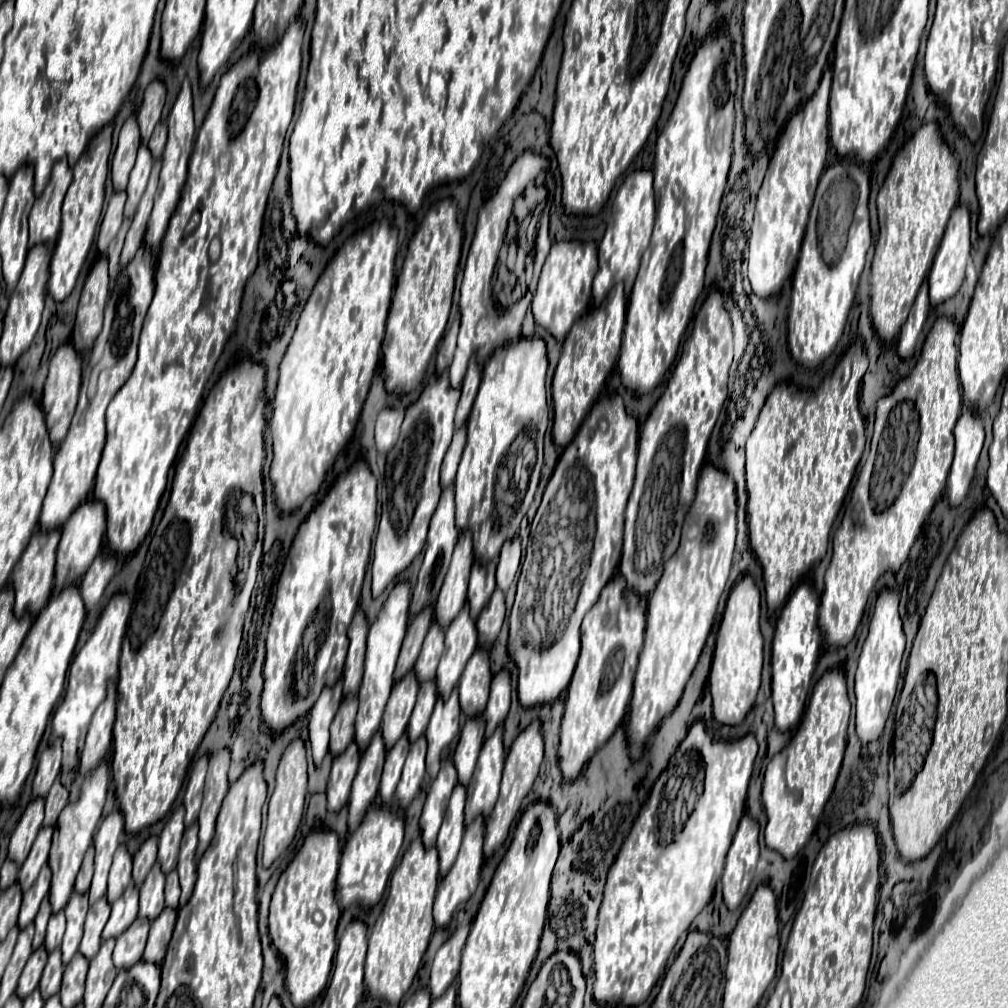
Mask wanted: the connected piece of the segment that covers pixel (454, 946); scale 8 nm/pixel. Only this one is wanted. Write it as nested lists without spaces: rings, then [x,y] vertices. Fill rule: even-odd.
[[[461,912],[461,916],[457,916],[455,934],[451,934],[451,938],[439,948],[431,968],[431,982],[429,982],[431,998],[439,998],[455,982],[461,964],[461,950],[469,934],[469,922],[471,916]]]

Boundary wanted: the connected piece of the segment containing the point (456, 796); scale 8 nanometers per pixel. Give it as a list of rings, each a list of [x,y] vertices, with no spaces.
[[[457,784],[443,820],[443,826],[439,830],[437,838],[437,850],[439,850],[439,878],[445,878],[447,872],[451,870],[461,838],[465,832],[465,818],[463,818],[463,806],[465,806],[465,786]]]

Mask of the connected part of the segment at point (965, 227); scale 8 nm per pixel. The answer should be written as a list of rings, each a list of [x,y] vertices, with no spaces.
[[[957,206],[951,214],[951,220],[947,224],[947,230],[945,230],[945,236],[941,240],[941,246],[937,251],[937,256],[933,260],[933,266],[931,266],[931,272],[929,272],[929,298],[931,298],[931,306],[939,306],[941,302],[953,298],[959,288],[961,288],[961,282],[965,278],[965,266],[967,266],[967,260],[969,260],[969,254],[971,254],[971,240],[969,240],[969,210],[965,206]]]

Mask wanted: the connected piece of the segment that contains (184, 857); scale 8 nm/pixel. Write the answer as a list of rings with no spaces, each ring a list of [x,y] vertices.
[[[193,824],[187,832],[185,832],[185,840],[181,842],[181,854],[179,854],[179,880],[181,880],[181,900],[179,906],[183,908],[191,894],[193,894],[193,886],[197,880],[197,862],[195,862],[195,850],[197,850],[197,824]]]

